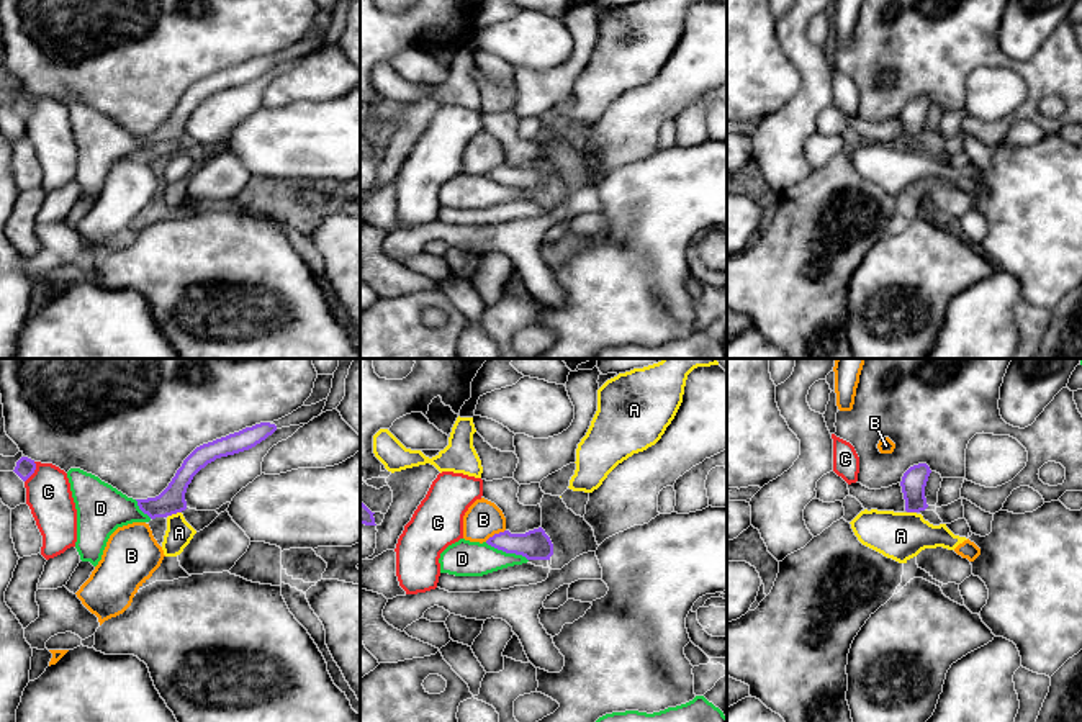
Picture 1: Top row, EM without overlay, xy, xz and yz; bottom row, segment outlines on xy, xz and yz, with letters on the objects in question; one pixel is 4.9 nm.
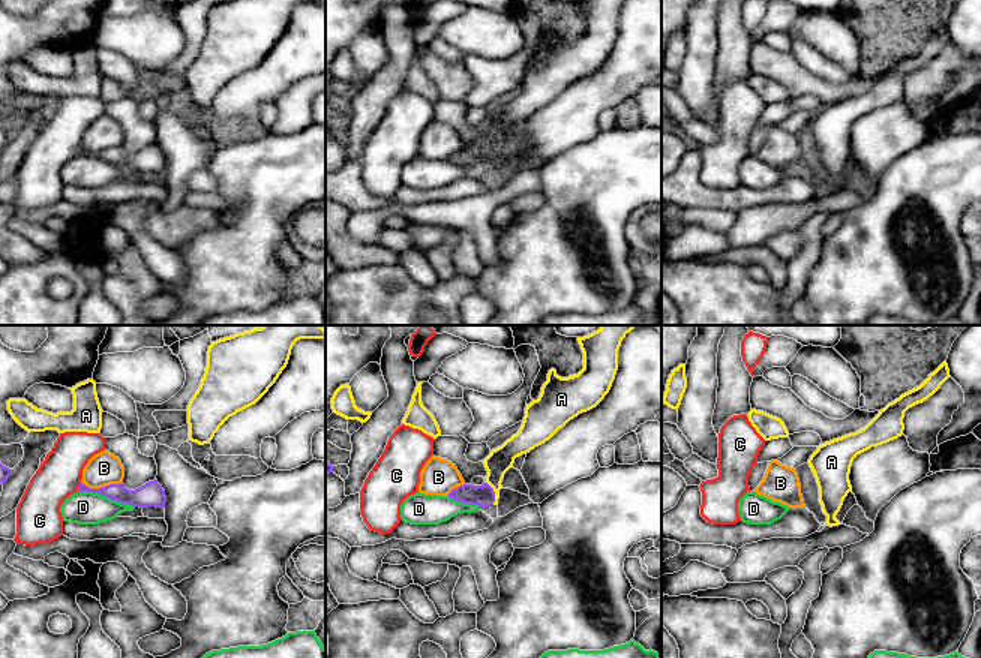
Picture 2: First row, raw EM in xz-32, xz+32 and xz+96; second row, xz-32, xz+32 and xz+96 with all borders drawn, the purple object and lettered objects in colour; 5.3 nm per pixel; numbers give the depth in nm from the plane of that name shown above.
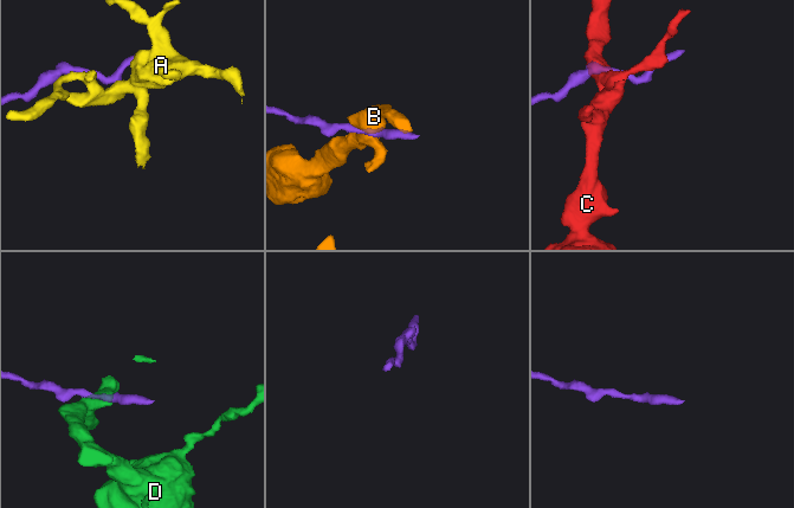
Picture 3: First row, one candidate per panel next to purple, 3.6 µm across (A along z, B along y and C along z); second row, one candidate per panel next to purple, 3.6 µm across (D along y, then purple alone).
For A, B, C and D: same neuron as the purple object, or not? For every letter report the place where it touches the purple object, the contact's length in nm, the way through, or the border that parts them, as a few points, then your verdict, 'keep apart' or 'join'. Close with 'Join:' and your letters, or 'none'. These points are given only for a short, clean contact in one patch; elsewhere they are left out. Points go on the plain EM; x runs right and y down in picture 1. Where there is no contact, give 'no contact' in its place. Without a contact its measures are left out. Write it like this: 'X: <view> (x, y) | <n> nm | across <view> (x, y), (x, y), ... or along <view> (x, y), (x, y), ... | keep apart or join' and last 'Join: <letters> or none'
A: xy (174, 146) | 70 nm | along xy (180, 144), (169, 149) | keep apart
B: xz (495, 167) | 120 nm | keep apart
C: xy (33, 105) | 120 nm | along xy (35, 95), (35, 105), (25, 115) | keep apart
D: xz (506, 185) | 240 nm | along xz (485, 175), (506, 185), (521, 187), (527, 194) | keep apart
Join: none

